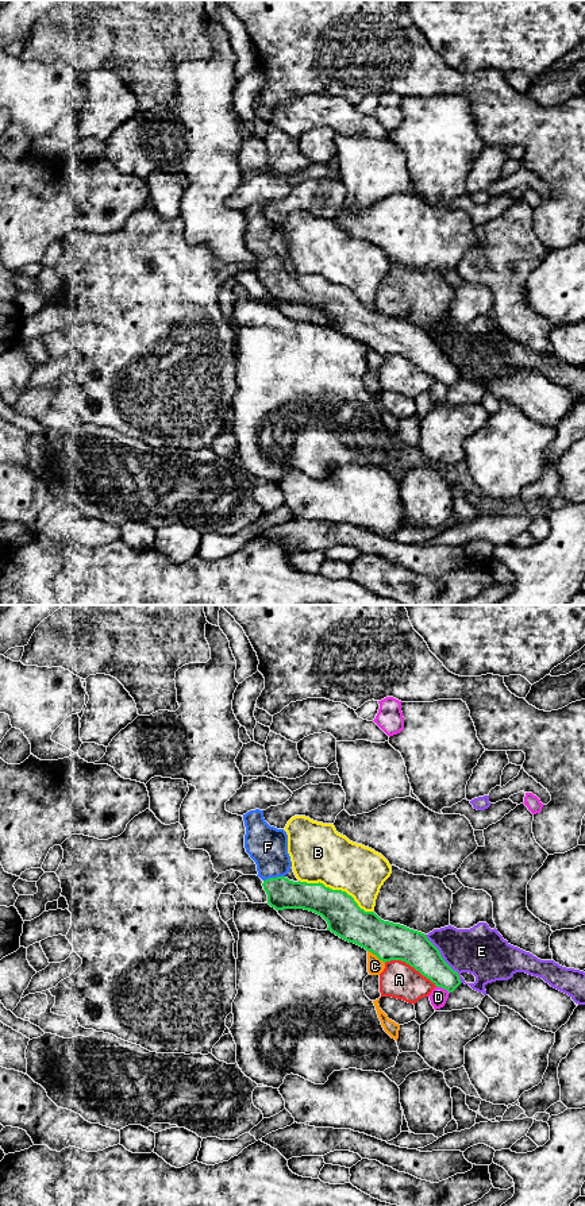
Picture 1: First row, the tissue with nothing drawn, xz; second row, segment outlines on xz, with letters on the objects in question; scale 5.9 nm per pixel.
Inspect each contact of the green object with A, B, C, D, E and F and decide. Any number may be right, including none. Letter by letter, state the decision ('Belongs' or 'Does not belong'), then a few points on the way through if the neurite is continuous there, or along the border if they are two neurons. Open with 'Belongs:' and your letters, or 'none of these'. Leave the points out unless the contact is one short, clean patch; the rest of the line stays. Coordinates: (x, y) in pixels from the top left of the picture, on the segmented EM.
Belongs: F
A: Does not belong
B: Does not belong
C: Does not belong
D: Does not belong. Boundary: xz (437, 986), (449, 993)
E: Does not belong
F: Belongs. Path across: xz (283, 893), (273, 878), (272, 856), (268, 847)

